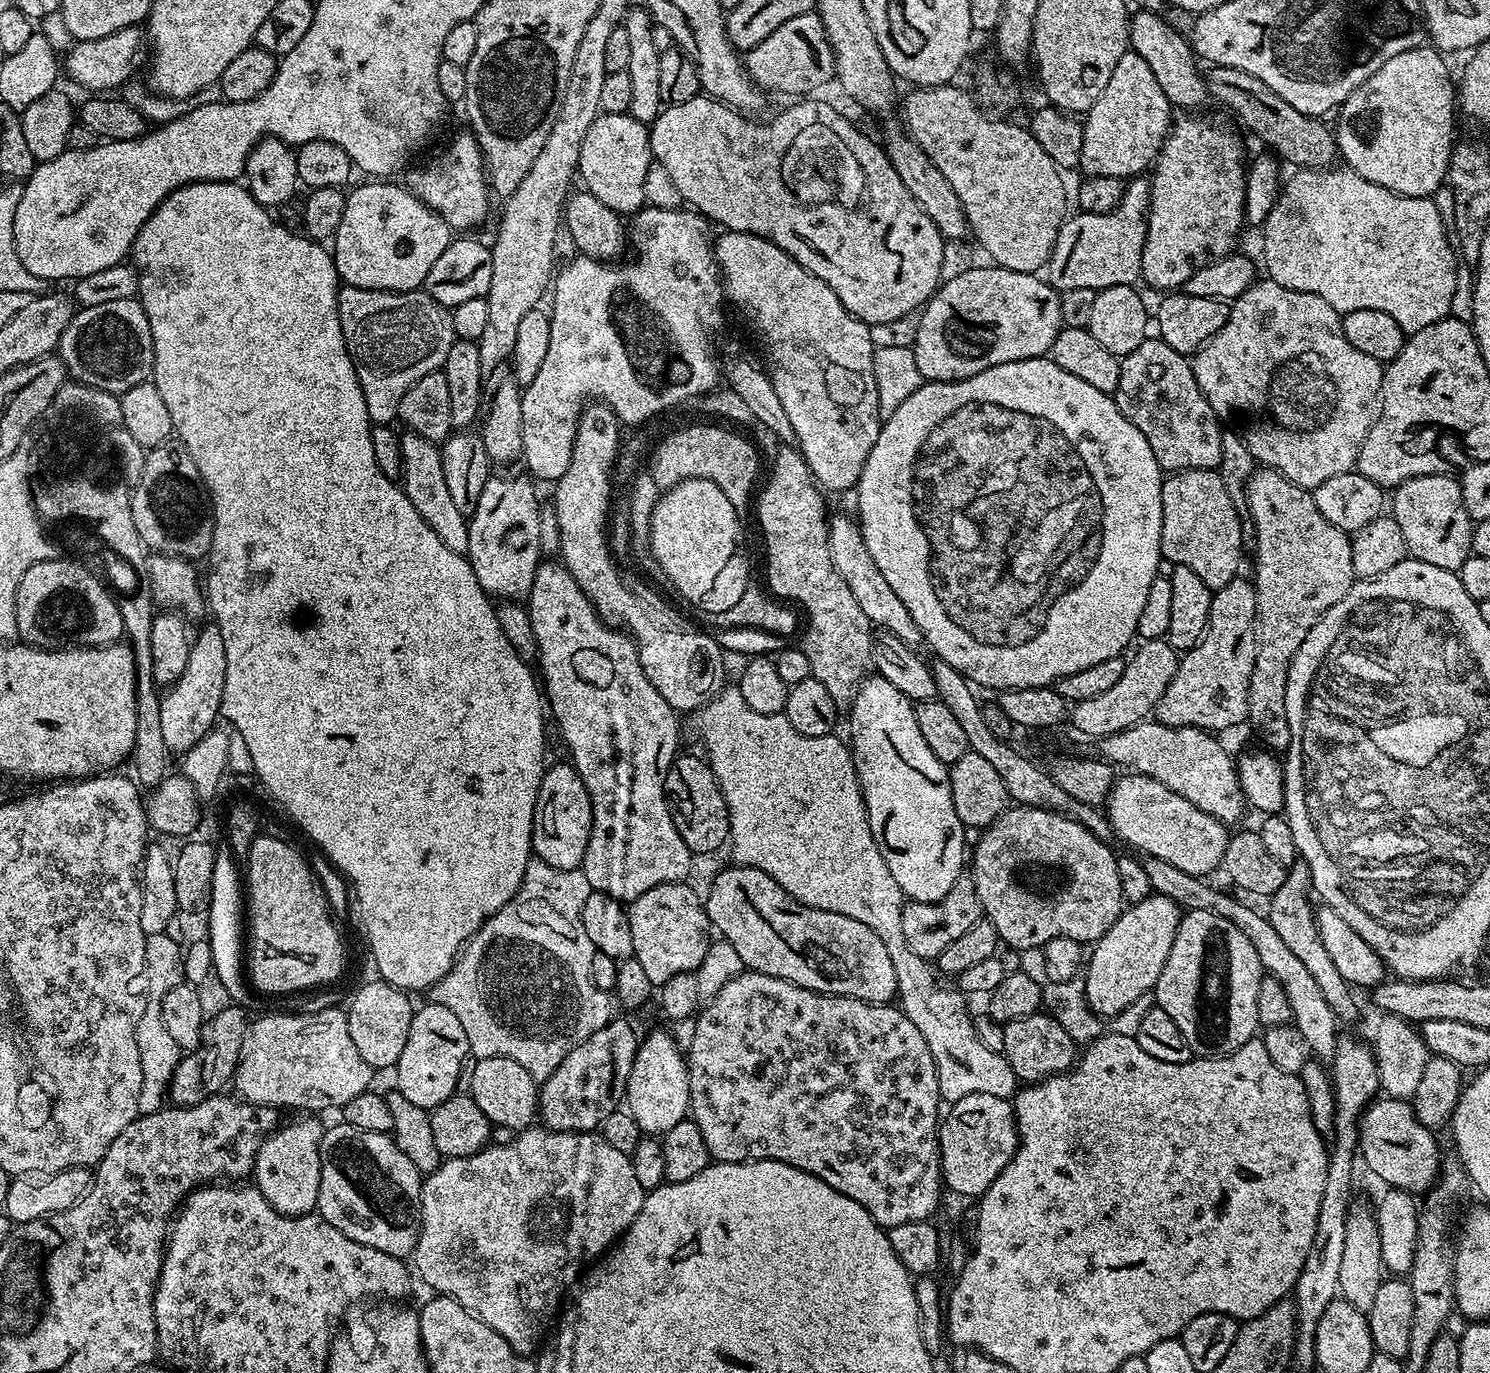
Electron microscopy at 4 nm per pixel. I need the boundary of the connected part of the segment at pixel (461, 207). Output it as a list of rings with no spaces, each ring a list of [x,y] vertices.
[[[463,131],[449,142],[448,149],[441,156],[436,156],[417,168],[407,169],[408,191],[413,192],[430,210],[437,212],[453,230],[478,227],[488,216],[488,196],[490,197],[484,156],[471,131]]]

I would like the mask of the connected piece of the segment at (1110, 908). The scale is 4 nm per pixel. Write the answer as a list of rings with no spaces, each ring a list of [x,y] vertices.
[[[1010,806],[996,821],[988,828],[979,833],[980,841],[976,844],[976,849],[970,852],[970,879],[976,888],[976,893],[980,899],[980,906],[983,915],[994,926],[999,939],[1003,941],[1009,949],[1023,950],[1025,948],[1043,949],[1044,945],[1054,938],[1074,939],[1081,946],[1091,945],[1093,942],[1100,940],[1110,926],[1120,917],[1121,912],[1126,907],[1126,901],[1122,894],[1122,882],[1118,882],[1118,856],[1112,853],[1107,843],[1101,841],[1098,837],[1080,824],[1079,821],[1070,815],[1062,812],[1051,812],[1045,808],[1030,808],[1021,806]]]

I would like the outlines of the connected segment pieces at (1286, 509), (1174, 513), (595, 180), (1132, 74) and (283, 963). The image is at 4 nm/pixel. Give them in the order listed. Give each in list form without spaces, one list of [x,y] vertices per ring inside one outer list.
[[[1257,467],[1248,483],[1250,514],[1254,518],[1256,531],[1256,661],[1250,674],[1248,691],[1248,719],[1256,736],[1265,749],[1283,753],[1290,746],[1290,718],[1286,718],[1286,686],[1290,674],[1290,662],[1298,654],[1298,646],[1306,642],[1306,634],[1347,594],[1357,578],[1354,574],[1352,541],[1349,533],[1330,526],[1318,506],[1314,506],[1311,491],[1299,488],[1281,472],[1272,468]]]
[[[1207,468],[1206,470],[1186,470],[1185,472],[1174,472],[1163,477],[1160,493],[1162,494],[1162,538],[1160,539],[1160,555],[1165,561],[1169,560],[1169,565],[1175,566],[1181,564],[1190,570],[1194,570],[1194,574],[1198,574],[1198,578],[1202,578],[1202,582],[1206,582],[1206,586],[1213,590],[1226,586],[1231,580],[1237,579],[1241,575],[1240,559],[1246,552],[1246,546],[1242,542],[1242,530],[1238,522],[1238,514],[1234,514],[1234,502],[1230,502],[1230,494],[1226,494],[1226,486],[1222,486],[1222,478],[1219,471]]]
[[[627,112],[601,114],[594,126],[586,130],[578,176],[581,181],[584,179],[586,191],[594,194],[602,206],[610,206],[610,210],[621,214],[635,214],[645,207],[644,187],[648,184],[648,171],[654,168],[648,130],[649,125],[638,122]]]
[[[1128,51],[1118,58],[1110,82],[1098,94],[1098,102],[1083,117],[1082,152],[1079,171],[1089,176],[1136,178],[1155,165],[1160,148],[1174,123],[1174,105],[1162,94],[1158,78],[1138,53]]]
[[[272,834],[264,835],[257,835],[246,857],[246,924],[249,929],[252,927],[252,957],[247,957],[246,972],[251,987],[256,992],[300,992],[303,988],[316,990],[331,985],[328,983],[344,972],[344,944],[340,941],[339,930],[328,917],[324,888],[316,881],[311,866],[304,861],[305,853],[299,847],[275,844]]]

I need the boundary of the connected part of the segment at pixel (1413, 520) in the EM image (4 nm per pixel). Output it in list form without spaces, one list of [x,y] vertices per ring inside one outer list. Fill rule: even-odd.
[[[1455,475],[1412,476],[1405,480],[1391,493],[1390,514],[1406,538],[1411,559],[1430,562],[1430,566],[1442,566],[1442,570],[1459,573],[1472,555],[1474,521],[1468,515],[1466,502],[1462,502],[1460,481]]]

